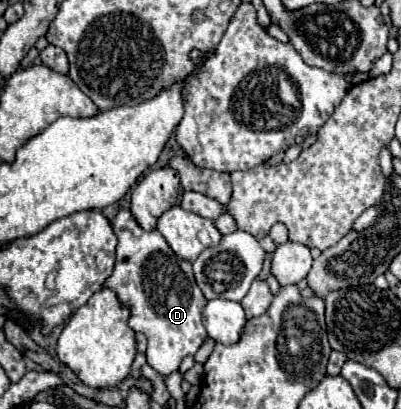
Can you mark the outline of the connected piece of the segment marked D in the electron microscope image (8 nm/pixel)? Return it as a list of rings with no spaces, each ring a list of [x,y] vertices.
[[[130,209],[118,211],[112,229],[118,237],[116,265],[104,285],[114,289],[120,301],[130,307],[130,327],[148,337],[148,365],[162,377],[168,377],[178,369],[184,357],[194,355],[206,341],[208,335],[202,323],[202,311],[208,301],[194,281],[190,261],[176,257],[156,229],[144,231]]]

